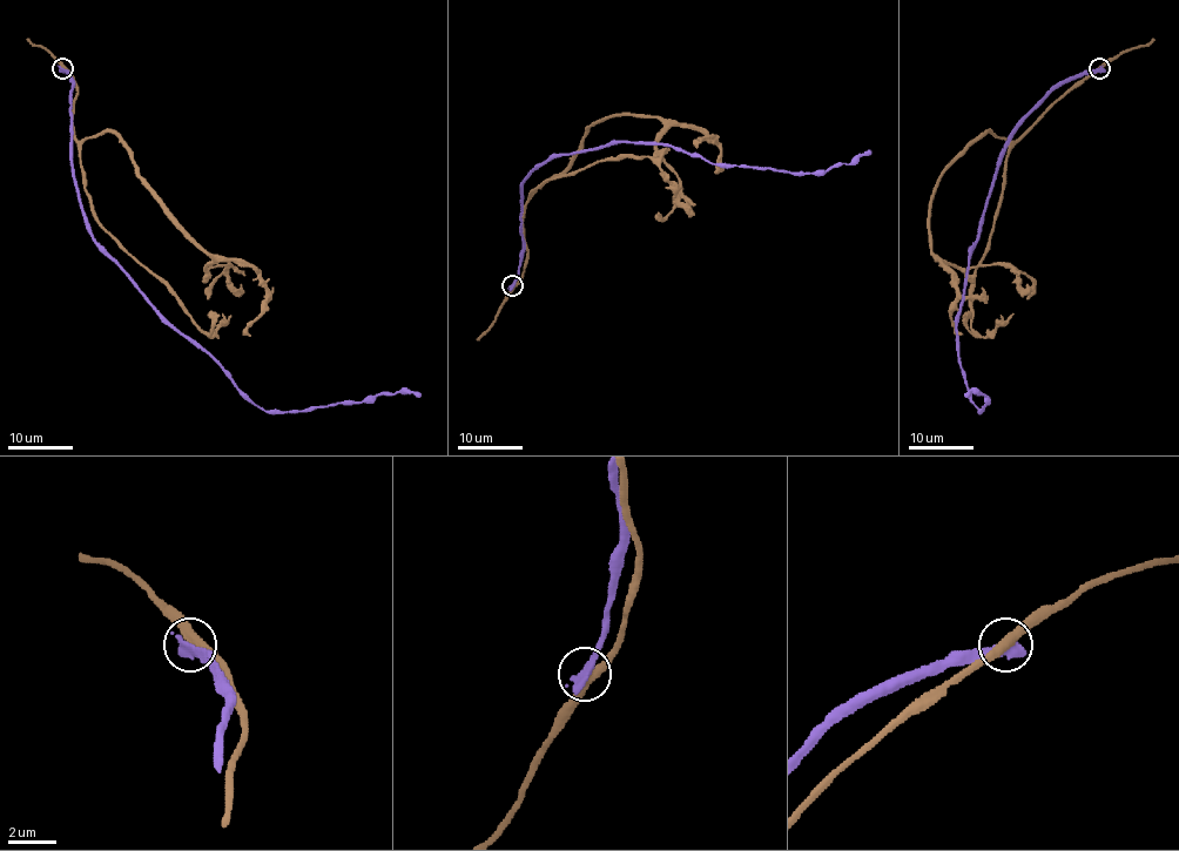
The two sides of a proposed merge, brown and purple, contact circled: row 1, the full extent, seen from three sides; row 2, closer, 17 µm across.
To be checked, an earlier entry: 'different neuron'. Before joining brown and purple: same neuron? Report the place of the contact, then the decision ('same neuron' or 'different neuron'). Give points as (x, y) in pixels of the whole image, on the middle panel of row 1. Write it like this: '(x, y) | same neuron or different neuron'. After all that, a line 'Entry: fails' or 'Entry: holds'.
(512, 285) | different neuron
Entry: holds

